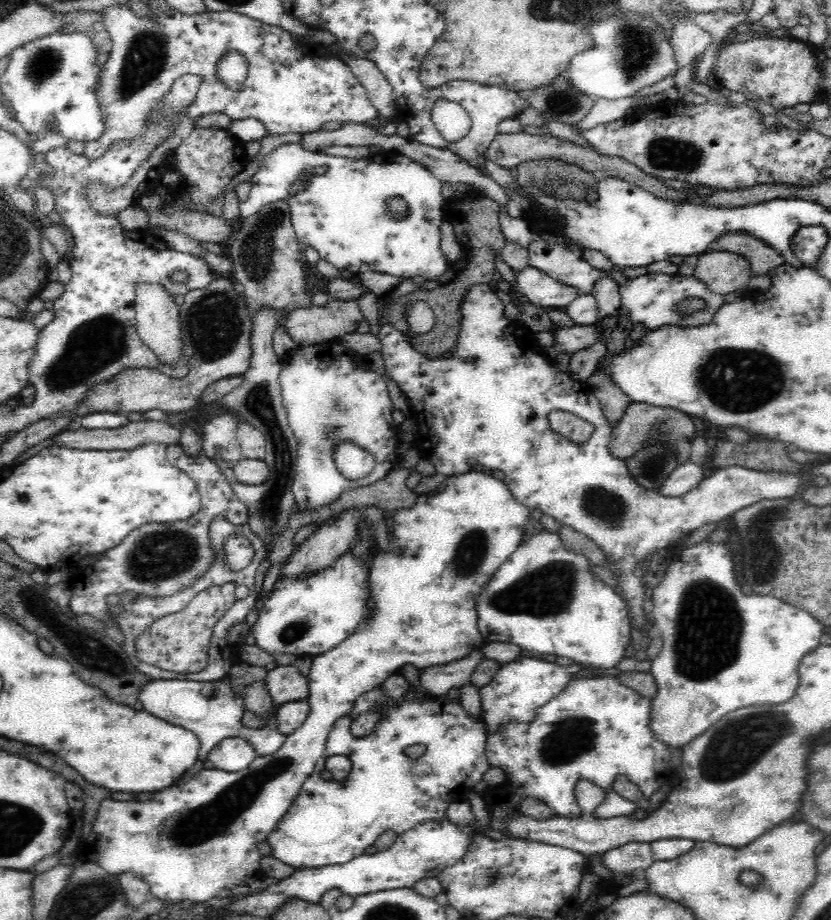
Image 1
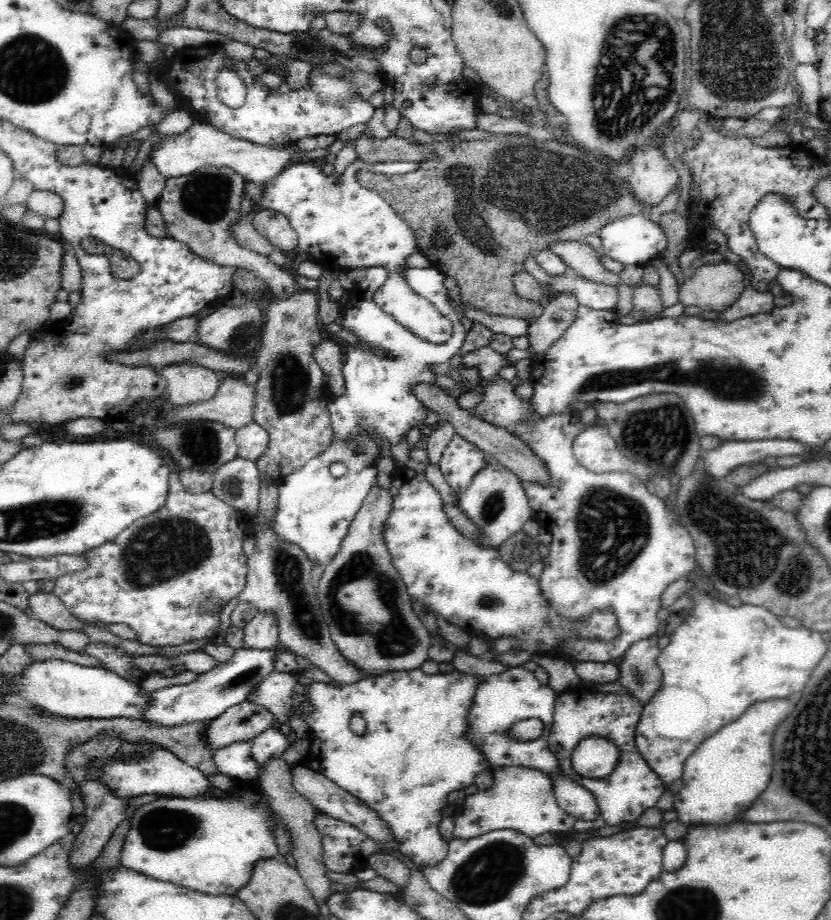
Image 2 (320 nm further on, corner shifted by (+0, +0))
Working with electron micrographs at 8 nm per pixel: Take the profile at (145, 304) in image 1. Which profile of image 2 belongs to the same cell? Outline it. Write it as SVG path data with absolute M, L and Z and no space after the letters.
M192 362L167 365L162 374L167 382L168 400L174 408L212 400L220 386L220 375Z

